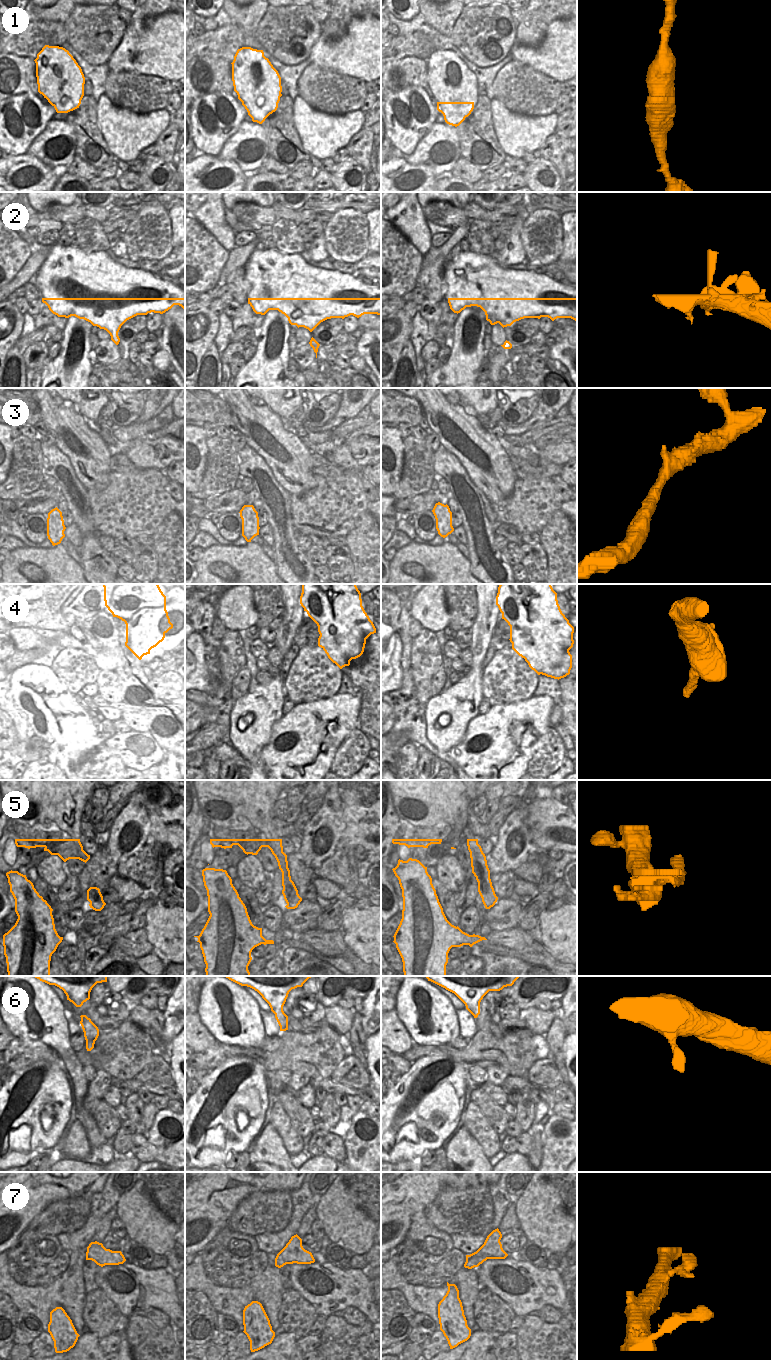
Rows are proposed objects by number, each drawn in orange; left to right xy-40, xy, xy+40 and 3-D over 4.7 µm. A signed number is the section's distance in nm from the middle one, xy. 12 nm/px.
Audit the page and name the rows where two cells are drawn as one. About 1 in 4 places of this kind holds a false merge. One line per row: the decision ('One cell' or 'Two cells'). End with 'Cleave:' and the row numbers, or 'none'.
1: One cell
2: One cell
3: One cell
4: One cell
5: One cell
6: One cell
7: One cell
Cleave: none.

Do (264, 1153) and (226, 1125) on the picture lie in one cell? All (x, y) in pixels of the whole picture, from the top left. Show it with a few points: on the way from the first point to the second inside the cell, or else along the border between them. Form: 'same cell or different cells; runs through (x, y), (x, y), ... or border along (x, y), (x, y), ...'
different cells; border along (259, 1133), (246, 1149)

